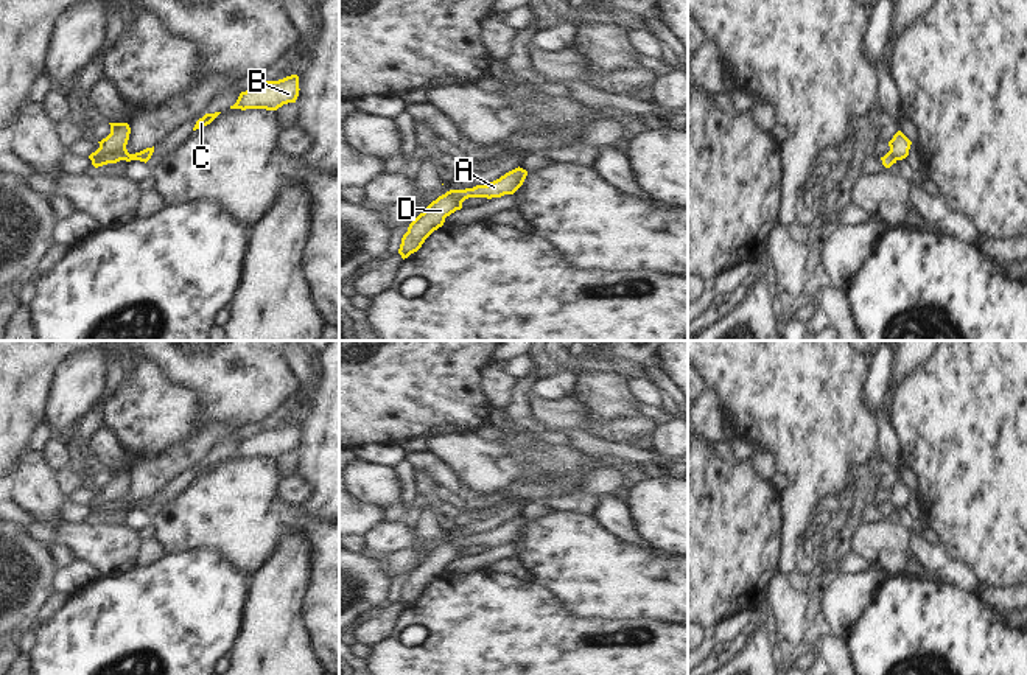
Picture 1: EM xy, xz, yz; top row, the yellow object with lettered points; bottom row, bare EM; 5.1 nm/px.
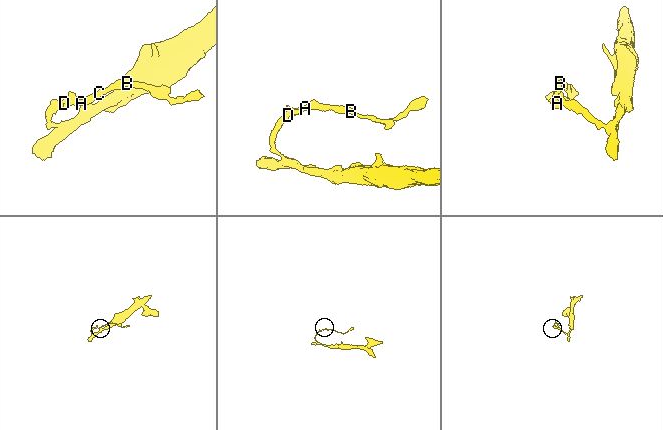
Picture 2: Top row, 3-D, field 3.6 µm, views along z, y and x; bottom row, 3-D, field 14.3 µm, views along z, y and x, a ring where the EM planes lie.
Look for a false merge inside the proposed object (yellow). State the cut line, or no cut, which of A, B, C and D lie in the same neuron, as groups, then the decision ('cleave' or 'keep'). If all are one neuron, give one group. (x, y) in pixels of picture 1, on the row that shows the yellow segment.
cut in xy along (125, 146), (106, 153), (92, 162); A B C / D; cleave

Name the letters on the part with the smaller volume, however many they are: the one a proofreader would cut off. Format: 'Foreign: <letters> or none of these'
Foreign: A, B, C

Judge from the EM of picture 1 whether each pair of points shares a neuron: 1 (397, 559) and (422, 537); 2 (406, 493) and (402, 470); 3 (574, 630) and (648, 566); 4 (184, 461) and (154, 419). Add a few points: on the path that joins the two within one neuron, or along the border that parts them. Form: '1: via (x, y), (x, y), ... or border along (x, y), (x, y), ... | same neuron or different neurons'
1: via (405, 559), (419, 545) | same neuron
2: via (406, 487), (405, 476) | same neuron
3: border along (557, 598), (573, 615), (626, 618) | different neurons
4: border along (195, 433), (139, 461) | different neurons

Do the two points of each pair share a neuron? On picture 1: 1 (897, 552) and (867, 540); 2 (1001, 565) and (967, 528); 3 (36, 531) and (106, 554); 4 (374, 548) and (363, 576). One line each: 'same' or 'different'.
1: same
2: same
3: same
4: different

